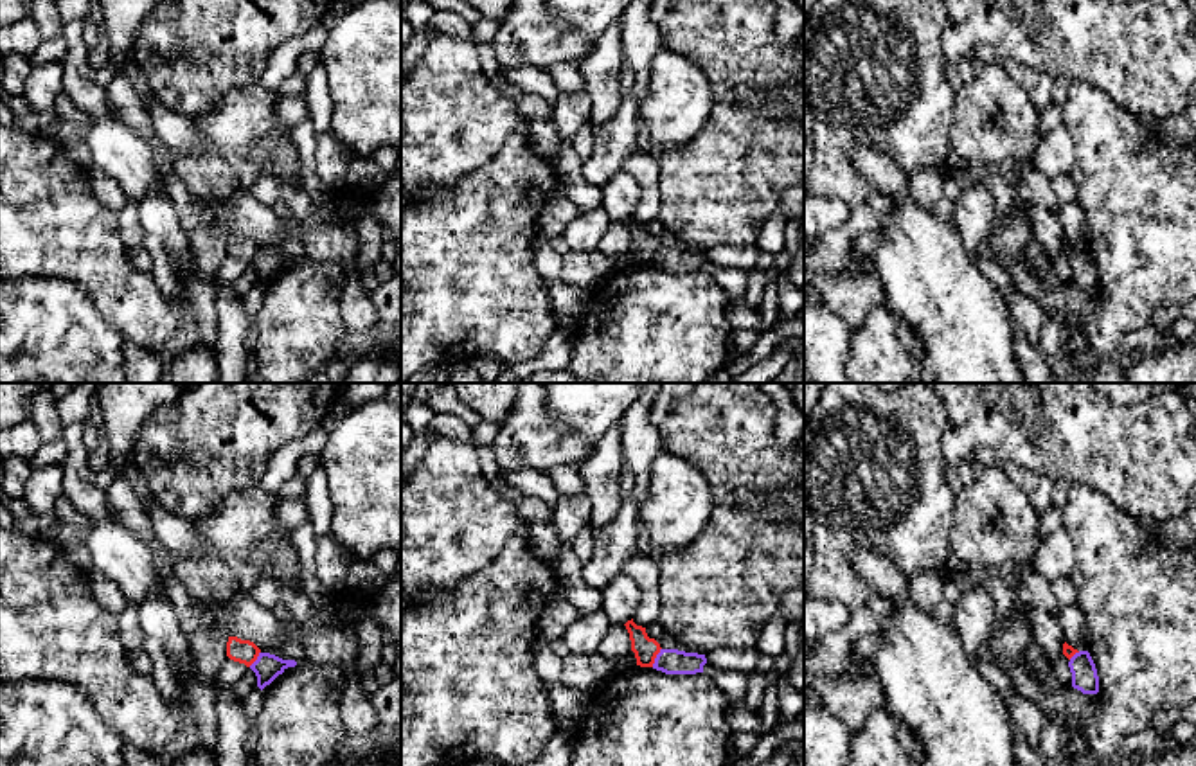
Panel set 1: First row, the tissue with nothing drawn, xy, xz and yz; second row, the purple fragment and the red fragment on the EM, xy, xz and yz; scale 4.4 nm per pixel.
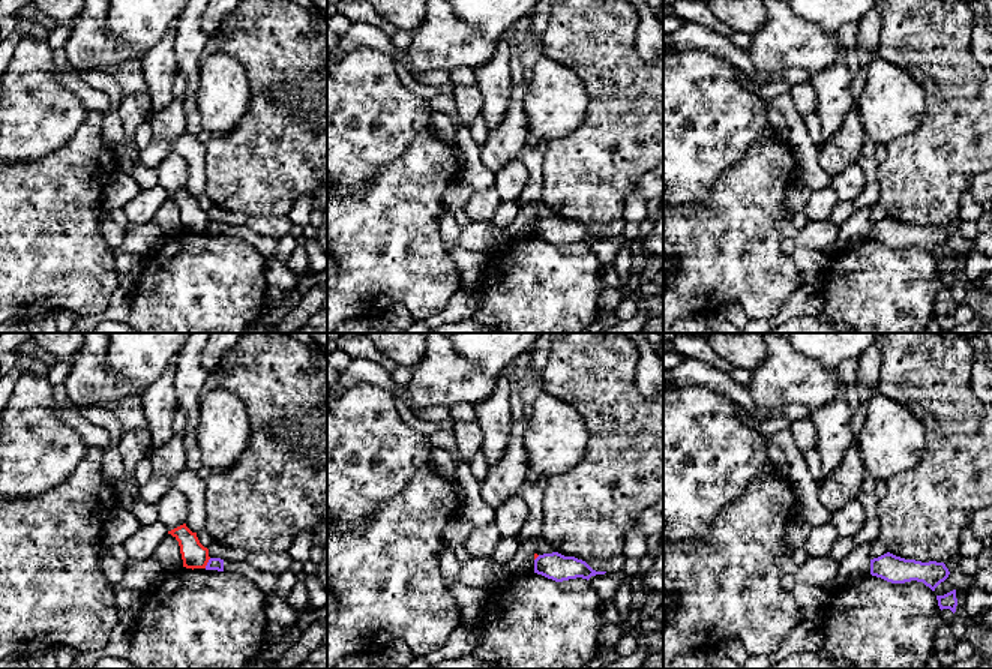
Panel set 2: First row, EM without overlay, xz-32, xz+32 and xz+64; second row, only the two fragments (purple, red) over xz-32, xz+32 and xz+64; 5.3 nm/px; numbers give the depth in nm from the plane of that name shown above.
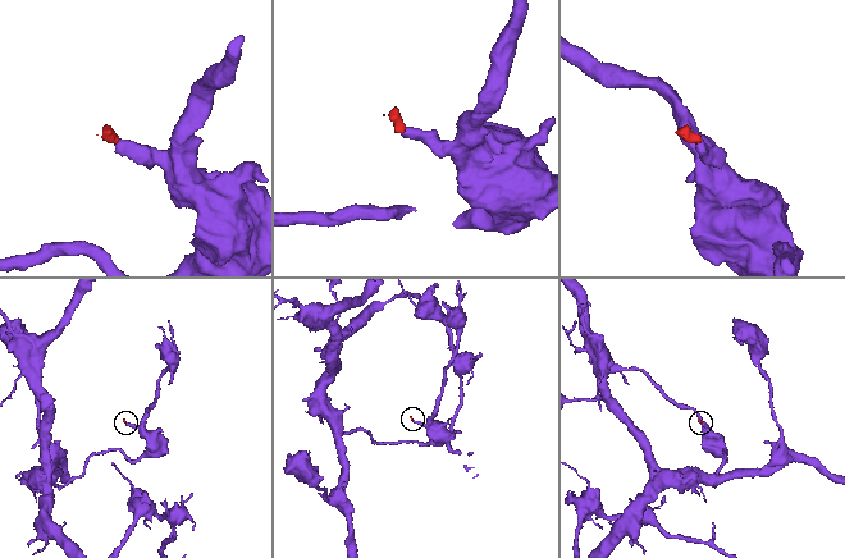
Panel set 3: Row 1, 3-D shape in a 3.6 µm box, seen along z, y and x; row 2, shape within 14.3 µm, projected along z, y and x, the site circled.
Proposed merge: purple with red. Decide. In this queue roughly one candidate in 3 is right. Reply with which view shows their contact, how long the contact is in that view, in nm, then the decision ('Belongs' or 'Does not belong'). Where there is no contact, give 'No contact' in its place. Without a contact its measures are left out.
Touches purple in xz. Shared border 100 nm. Does not belong

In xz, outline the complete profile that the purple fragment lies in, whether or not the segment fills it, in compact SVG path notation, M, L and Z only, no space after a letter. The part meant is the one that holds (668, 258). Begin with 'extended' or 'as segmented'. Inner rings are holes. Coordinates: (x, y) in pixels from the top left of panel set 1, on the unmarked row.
as segmented; M660 246L655 255L653 266L665 272L696 272L703 270L705 261L705 252L685 250L678 246Z

